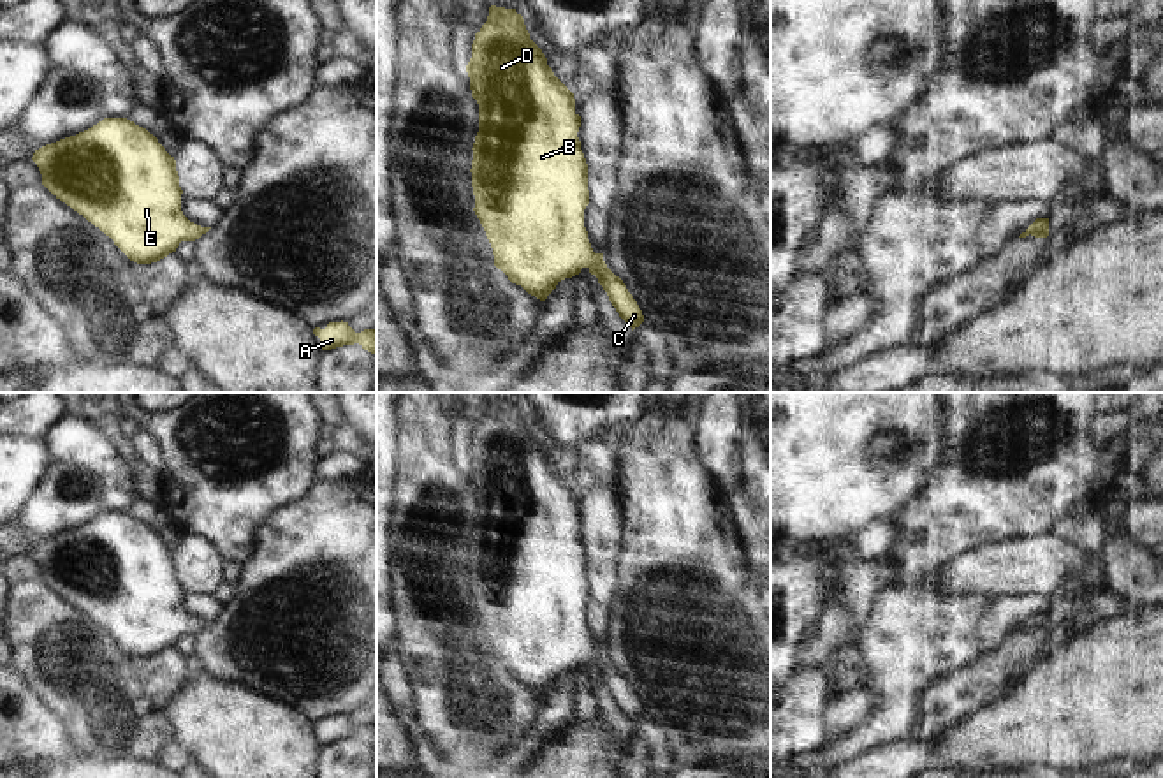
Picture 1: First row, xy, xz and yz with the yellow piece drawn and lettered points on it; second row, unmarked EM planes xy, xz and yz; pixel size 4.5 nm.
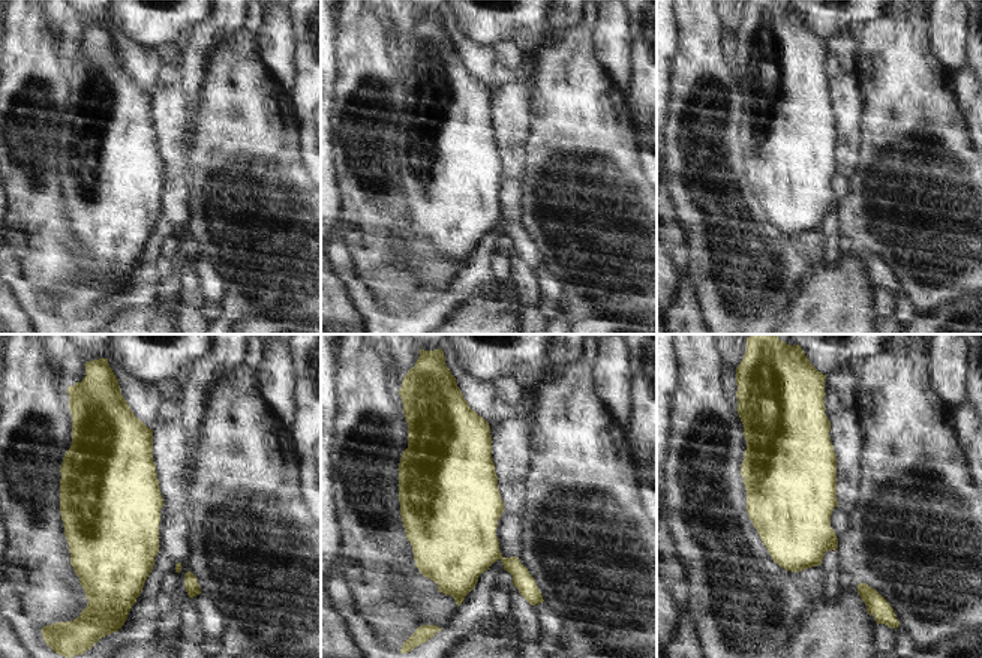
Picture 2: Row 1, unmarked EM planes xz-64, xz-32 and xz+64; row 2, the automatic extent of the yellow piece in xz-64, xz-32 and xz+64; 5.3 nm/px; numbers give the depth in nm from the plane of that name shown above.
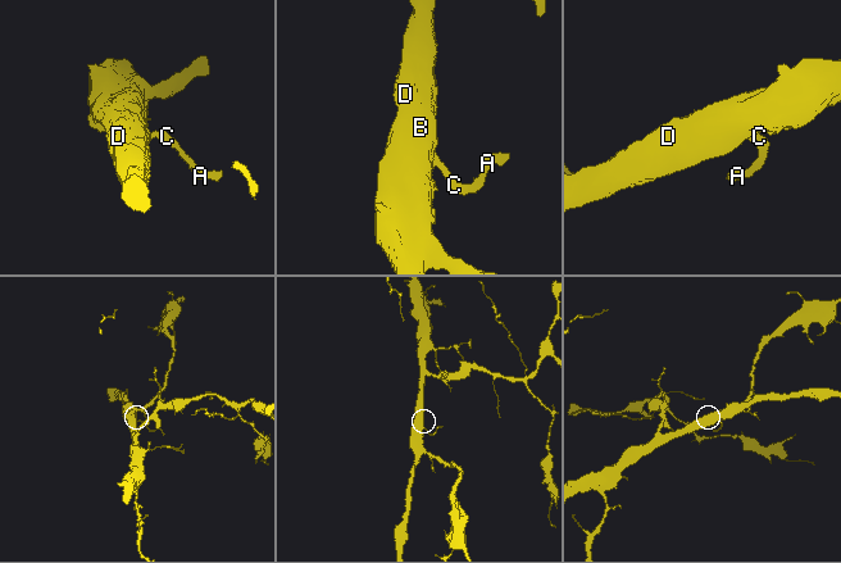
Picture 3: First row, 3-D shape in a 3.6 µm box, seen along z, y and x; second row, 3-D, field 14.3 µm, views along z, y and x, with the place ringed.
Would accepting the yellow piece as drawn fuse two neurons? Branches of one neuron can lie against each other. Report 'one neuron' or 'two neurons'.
one neuron

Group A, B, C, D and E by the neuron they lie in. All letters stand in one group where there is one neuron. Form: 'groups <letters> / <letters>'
groups A B C D E

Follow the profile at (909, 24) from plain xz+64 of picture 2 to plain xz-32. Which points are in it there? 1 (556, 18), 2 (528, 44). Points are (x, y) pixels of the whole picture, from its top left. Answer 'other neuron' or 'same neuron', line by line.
1: other neuron
2: other neuron

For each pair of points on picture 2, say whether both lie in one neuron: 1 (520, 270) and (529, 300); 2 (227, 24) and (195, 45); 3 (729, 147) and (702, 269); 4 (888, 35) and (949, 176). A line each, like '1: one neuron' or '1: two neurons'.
1: one neuron
2: one neuron
3: one neuron
4: one neuron

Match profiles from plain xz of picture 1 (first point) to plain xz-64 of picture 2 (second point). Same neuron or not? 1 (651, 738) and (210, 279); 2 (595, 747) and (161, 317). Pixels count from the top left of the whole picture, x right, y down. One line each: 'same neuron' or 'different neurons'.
1: same neuron
2: same neuron

